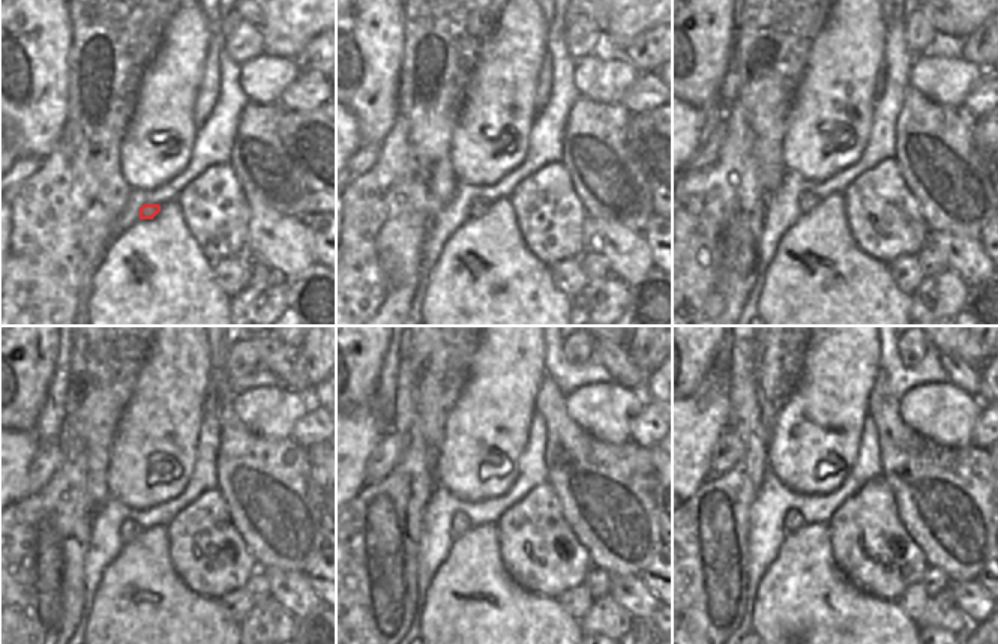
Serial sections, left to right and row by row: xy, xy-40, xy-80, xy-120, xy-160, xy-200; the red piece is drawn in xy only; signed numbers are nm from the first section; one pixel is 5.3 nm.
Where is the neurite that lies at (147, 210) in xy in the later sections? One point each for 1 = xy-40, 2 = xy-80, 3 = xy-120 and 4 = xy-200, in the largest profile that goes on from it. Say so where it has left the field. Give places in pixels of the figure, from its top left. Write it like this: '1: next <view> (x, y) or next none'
1: next xy-40 (479, 207)
2: next xy-80 (806, 198)
3: next xy-120 (129, 529)
4: next xy-200 (793, 521)

